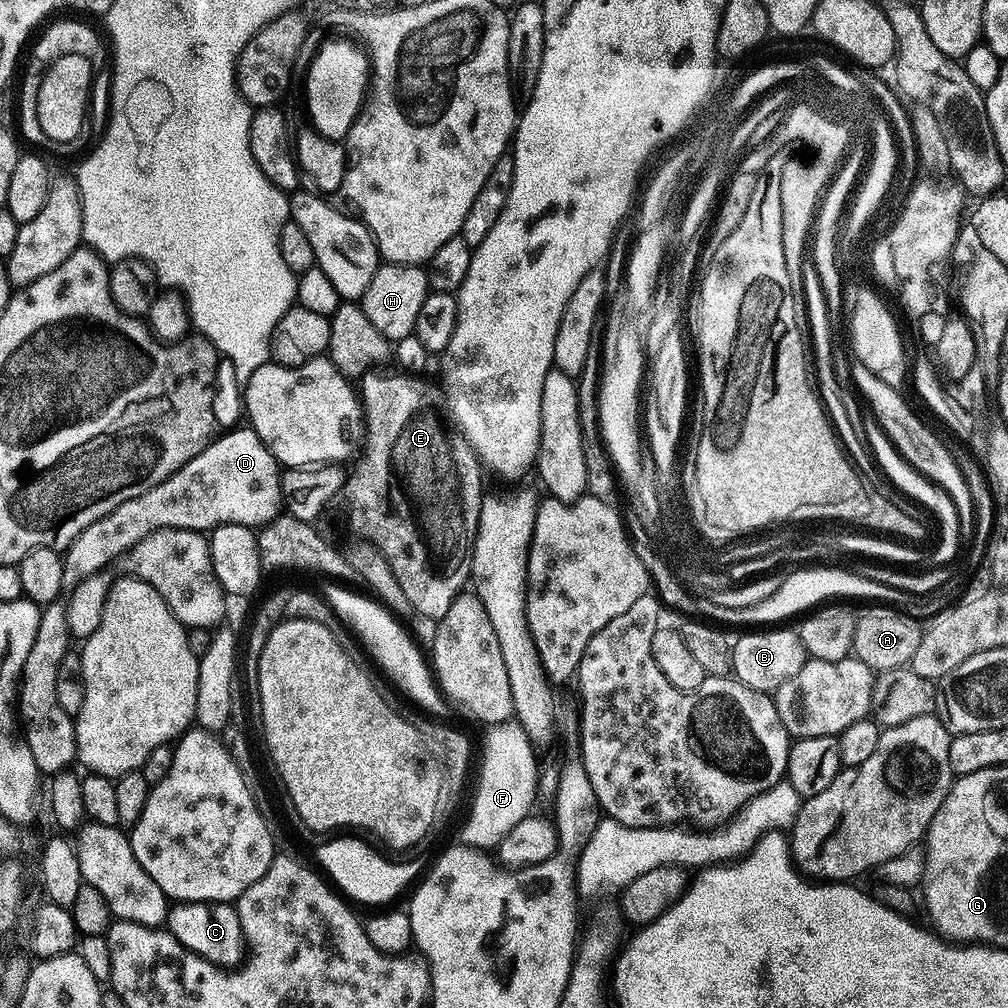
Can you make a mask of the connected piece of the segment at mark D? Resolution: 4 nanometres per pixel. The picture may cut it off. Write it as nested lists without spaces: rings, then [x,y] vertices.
[[[251,426],[217,435],[186,466],[158,482],[138,498],[122,502],[104,519],[86,526],[63,553],[65,577],[83,578],[99,573],[114,556],[123,555],[135,542],[159,528],[190,528],[204,532],[219,524],[241,524],[256,530],[281,515],[281,465]]]

